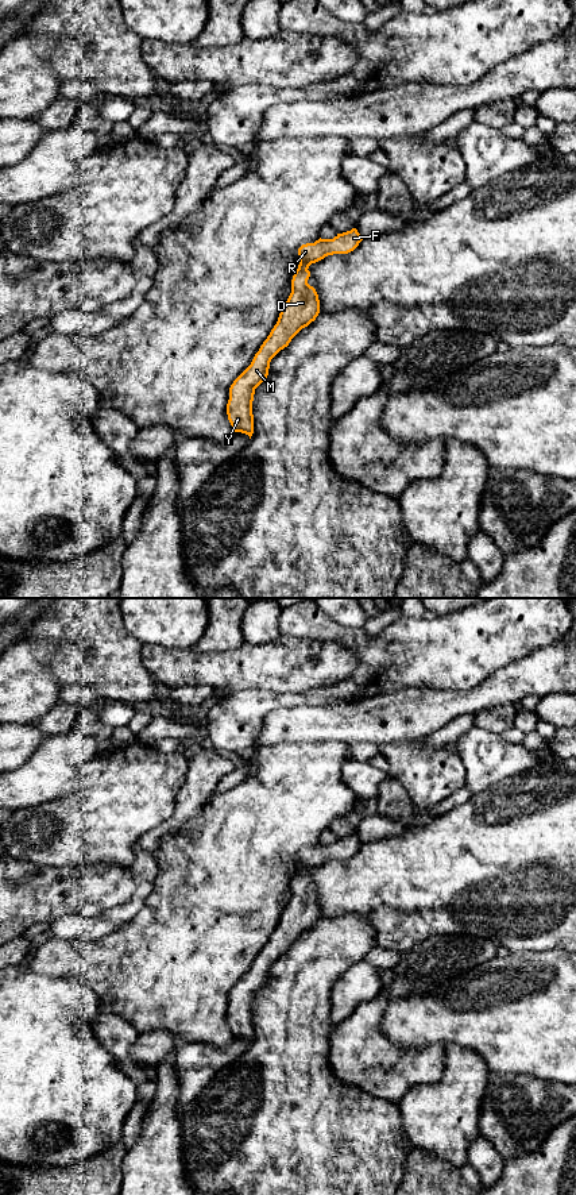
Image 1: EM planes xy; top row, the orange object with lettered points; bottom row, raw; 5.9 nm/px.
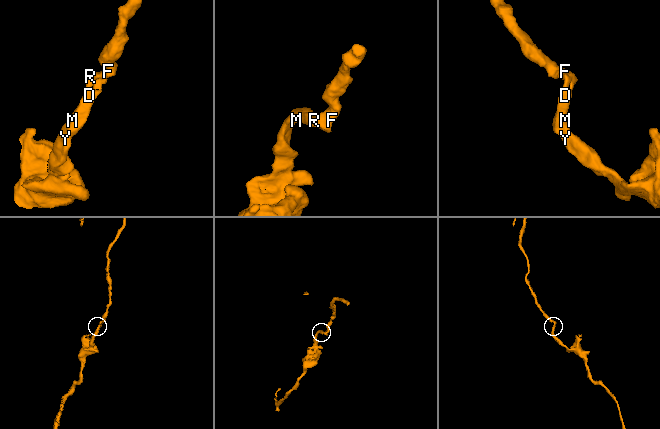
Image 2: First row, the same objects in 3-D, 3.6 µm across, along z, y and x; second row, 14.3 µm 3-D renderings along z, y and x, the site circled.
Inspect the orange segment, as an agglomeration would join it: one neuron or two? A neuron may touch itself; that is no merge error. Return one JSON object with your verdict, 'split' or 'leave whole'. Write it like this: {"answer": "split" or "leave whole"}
{"answer": "leave whole"}

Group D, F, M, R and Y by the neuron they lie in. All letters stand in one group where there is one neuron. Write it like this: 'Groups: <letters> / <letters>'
Groups: D F M R Y

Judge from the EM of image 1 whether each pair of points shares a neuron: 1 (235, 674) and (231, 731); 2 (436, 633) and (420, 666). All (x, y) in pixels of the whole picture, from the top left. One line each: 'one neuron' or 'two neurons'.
1: two neurons
2: one neuron

